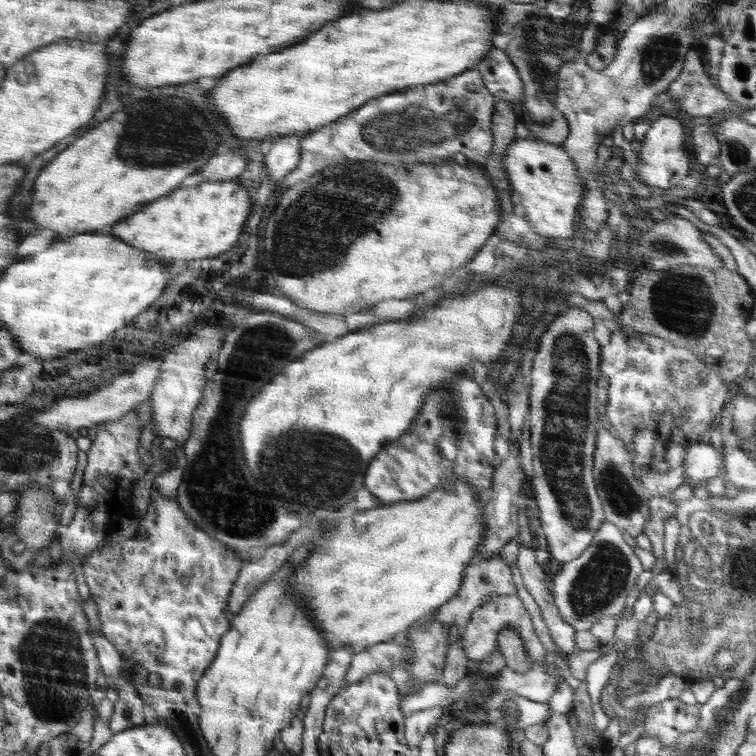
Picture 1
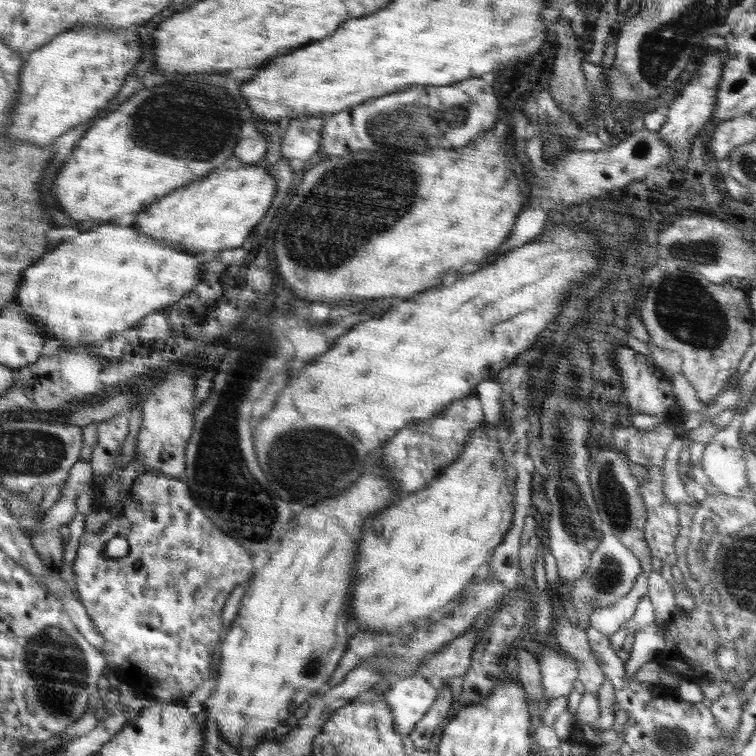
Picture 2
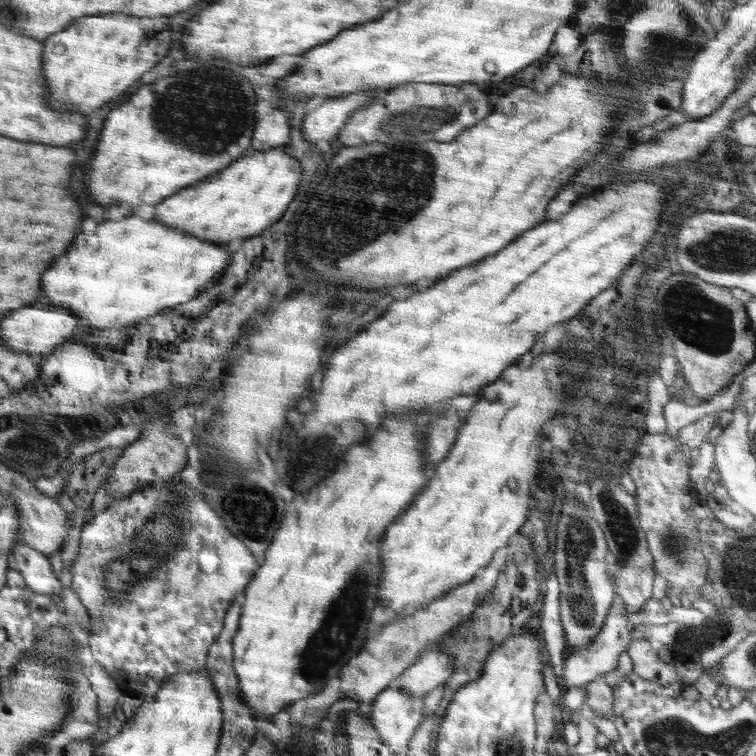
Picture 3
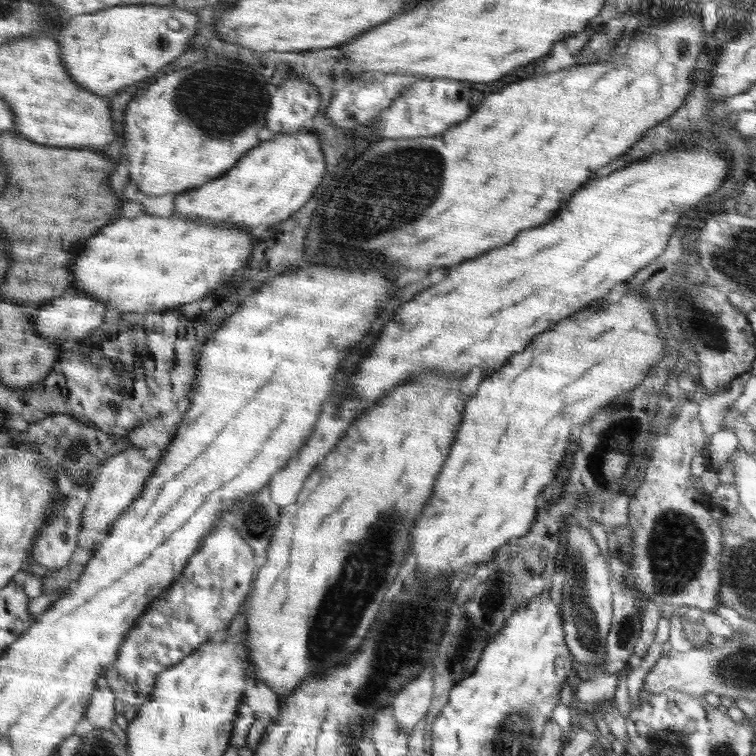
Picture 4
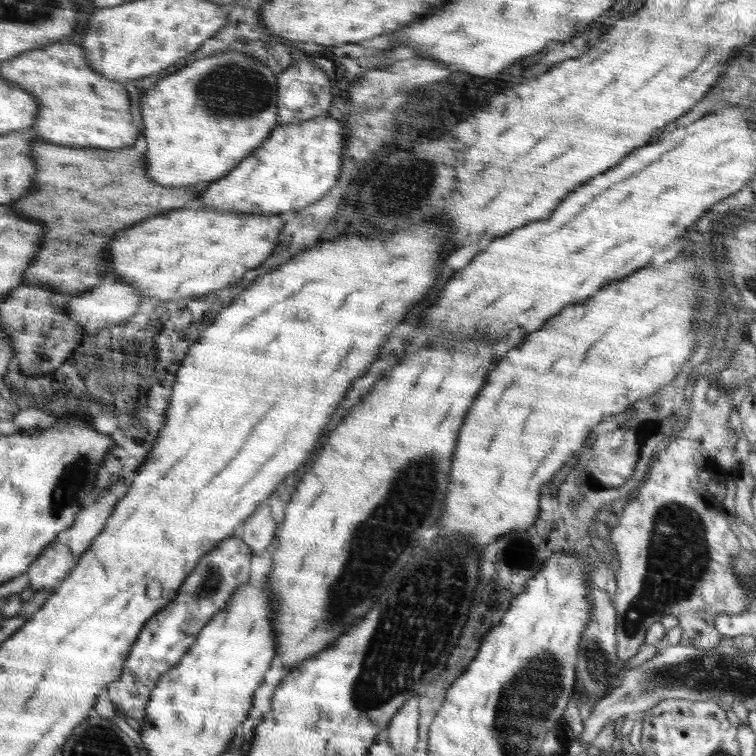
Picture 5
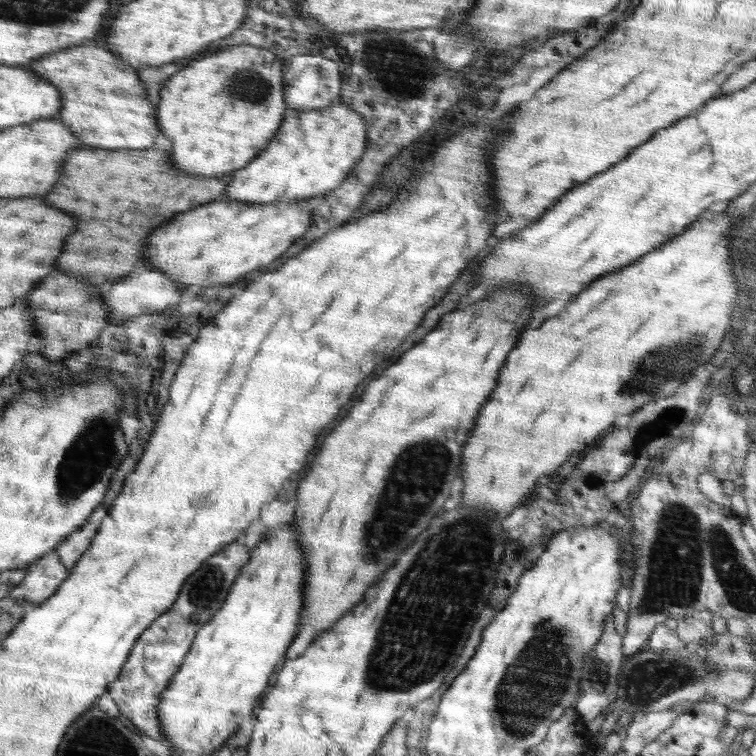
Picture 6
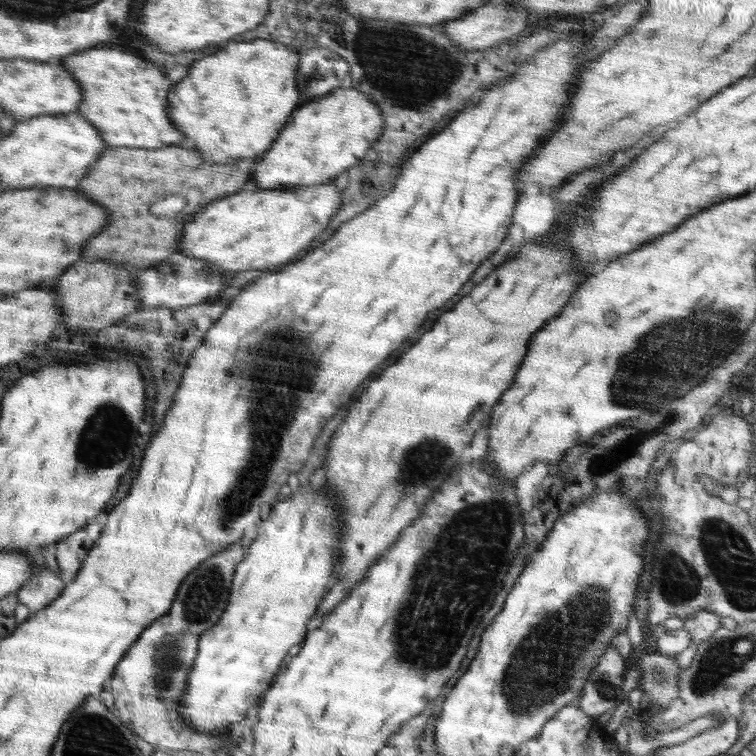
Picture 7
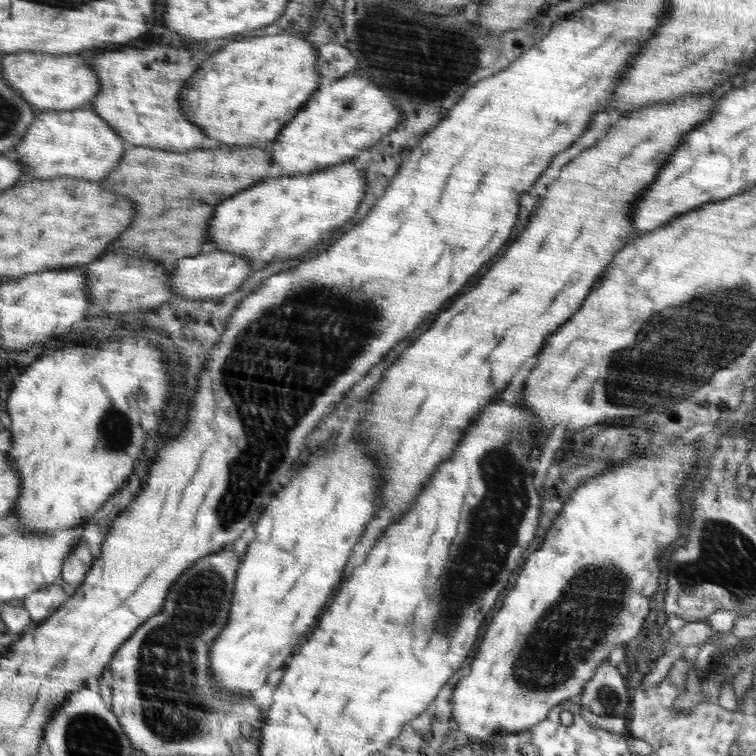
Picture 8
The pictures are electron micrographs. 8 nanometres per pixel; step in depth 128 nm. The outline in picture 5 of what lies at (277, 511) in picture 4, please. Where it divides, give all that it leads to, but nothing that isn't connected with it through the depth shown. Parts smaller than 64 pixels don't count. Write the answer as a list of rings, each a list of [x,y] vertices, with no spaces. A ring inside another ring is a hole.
[[[262,502],[258,510],[239,526],[238,536],[254,554],[262,554],[275,537],[276,524],[270,518],[270,506]]]

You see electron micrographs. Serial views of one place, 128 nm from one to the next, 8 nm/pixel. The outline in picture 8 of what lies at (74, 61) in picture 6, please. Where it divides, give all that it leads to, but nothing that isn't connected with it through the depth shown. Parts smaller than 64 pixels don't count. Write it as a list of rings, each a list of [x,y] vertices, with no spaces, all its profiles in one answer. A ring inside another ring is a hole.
[[[152,46],[144,50],[106,51],[92,56],[94,74],[101,79],[101,92],[88,104],[92,107],[123,139],[127,148],[150,147],[174,152],[186,152],[202,148],[202,142],[208,140],[198,125],[188,121],[182,113],[182,88],[190,76],[199,69],[194,64],[194,54],[188,48],[172,46]]]

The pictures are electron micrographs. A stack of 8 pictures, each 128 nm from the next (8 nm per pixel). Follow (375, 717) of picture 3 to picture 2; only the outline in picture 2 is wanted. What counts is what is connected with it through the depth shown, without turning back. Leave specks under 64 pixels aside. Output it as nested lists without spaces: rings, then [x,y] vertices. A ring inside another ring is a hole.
[[[415,673],[403,675],[384,694],[389,705],[393,727],[400,736],[408,736],[427,714],[436,700],[438,691]]]

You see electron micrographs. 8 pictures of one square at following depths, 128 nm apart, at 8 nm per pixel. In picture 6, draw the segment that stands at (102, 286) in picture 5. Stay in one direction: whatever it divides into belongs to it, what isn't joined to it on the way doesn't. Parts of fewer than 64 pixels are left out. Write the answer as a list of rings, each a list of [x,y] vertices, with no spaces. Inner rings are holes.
[[[143,267],[131,274],[127,274],[116,282],[111,282],[106,289],[106,304],[110,310],[109,323],[120,324],[120,322],[143,314],[164,311],[166,308],[178,305],[183,299],[182,294],[193,293],[196,290],[182,283],[172,281],[168,275],[164,275],[158,269]]]

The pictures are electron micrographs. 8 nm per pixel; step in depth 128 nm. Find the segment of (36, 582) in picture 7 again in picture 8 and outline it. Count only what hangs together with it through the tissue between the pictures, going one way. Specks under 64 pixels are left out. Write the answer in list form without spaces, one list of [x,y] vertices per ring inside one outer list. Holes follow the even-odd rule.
[[[56,582],[46,586],[45,589],[29,594],[23,599],[23,606],[28,610],[32,622],[38,624],[56,612],[56,608],[60,608],[68,598],[69,595],[62,589],[62,585]]]

